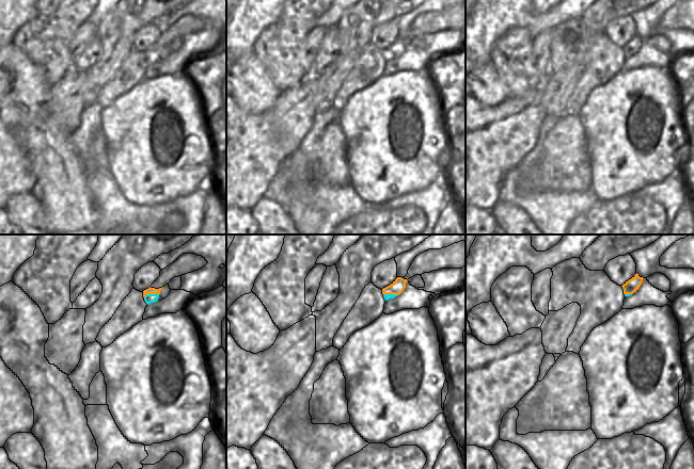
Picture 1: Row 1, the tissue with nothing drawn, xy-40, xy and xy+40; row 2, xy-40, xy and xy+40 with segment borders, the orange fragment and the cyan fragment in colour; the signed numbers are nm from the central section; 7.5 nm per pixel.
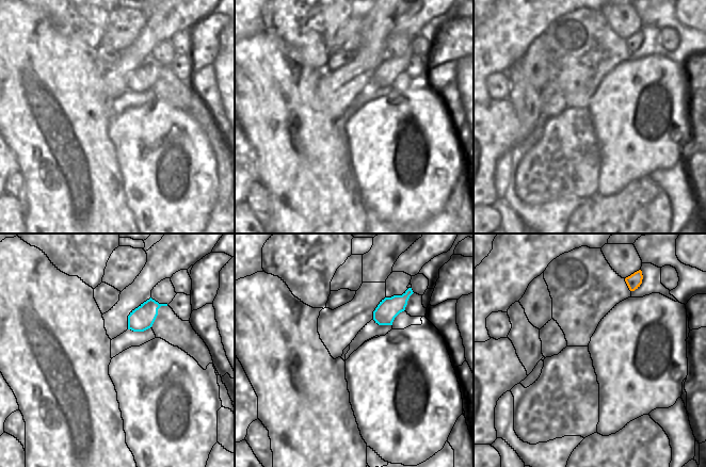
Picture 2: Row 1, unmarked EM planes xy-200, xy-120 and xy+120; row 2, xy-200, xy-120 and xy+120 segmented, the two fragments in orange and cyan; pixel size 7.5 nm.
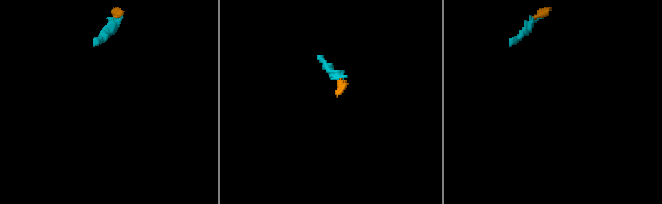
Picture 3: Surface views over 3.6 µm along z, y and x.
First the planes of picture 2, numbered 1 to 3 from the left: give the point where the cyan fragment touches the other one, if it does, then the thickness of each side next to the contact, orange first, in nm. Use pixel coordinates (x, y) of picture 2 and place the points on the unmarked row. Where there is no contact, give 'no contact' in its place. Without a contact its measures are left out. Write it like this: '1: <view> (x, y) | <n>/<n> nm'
1: no contact
2: no contact
3: no contact

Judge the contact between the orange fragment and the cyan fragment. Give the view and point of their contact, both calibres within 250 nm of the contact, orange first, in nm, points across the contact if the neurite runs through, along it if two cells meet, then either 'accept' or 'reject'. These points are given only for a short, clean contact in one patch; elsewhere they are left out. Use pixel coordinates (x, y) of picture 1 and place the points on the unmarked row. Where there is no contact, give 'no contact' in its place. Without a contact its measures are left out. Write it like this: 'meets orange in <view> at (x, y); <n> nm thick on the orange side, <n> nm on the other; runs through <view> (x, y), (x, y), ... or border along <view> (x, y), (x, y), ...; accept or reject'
meets orange in xy-40 at (151, 54); 50 nm thick on the orange side, 70 nm on the other; reject

